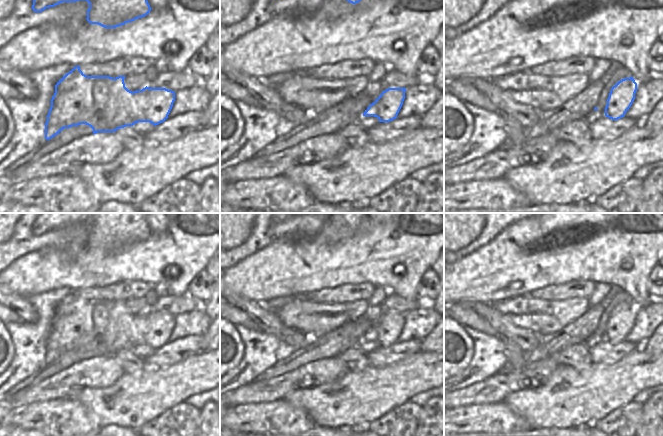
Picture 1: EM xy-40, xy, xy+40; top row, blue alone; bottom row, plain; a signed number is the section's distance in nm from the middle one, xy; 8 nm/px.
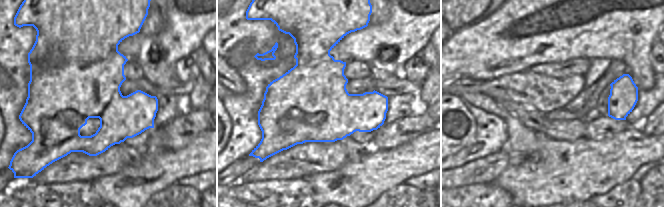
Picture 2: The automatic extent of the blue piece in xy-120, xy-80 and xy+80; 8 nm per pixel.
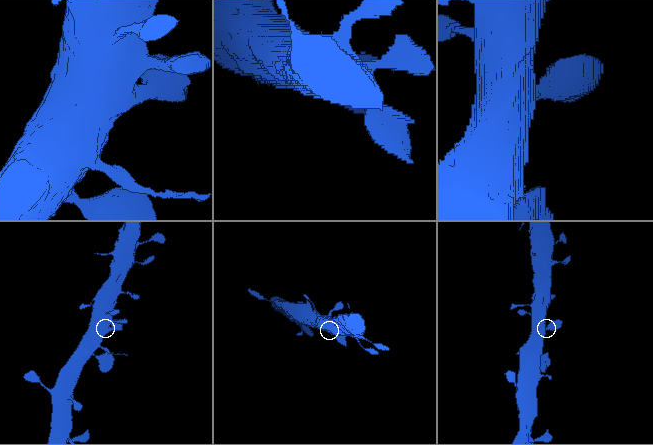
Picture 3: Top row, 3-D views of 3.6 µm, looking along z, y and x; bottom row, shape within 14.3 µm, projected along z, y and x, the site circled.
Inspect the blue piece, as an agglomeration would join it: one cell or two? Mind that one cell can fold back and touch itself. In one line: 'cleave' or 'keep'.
keep

